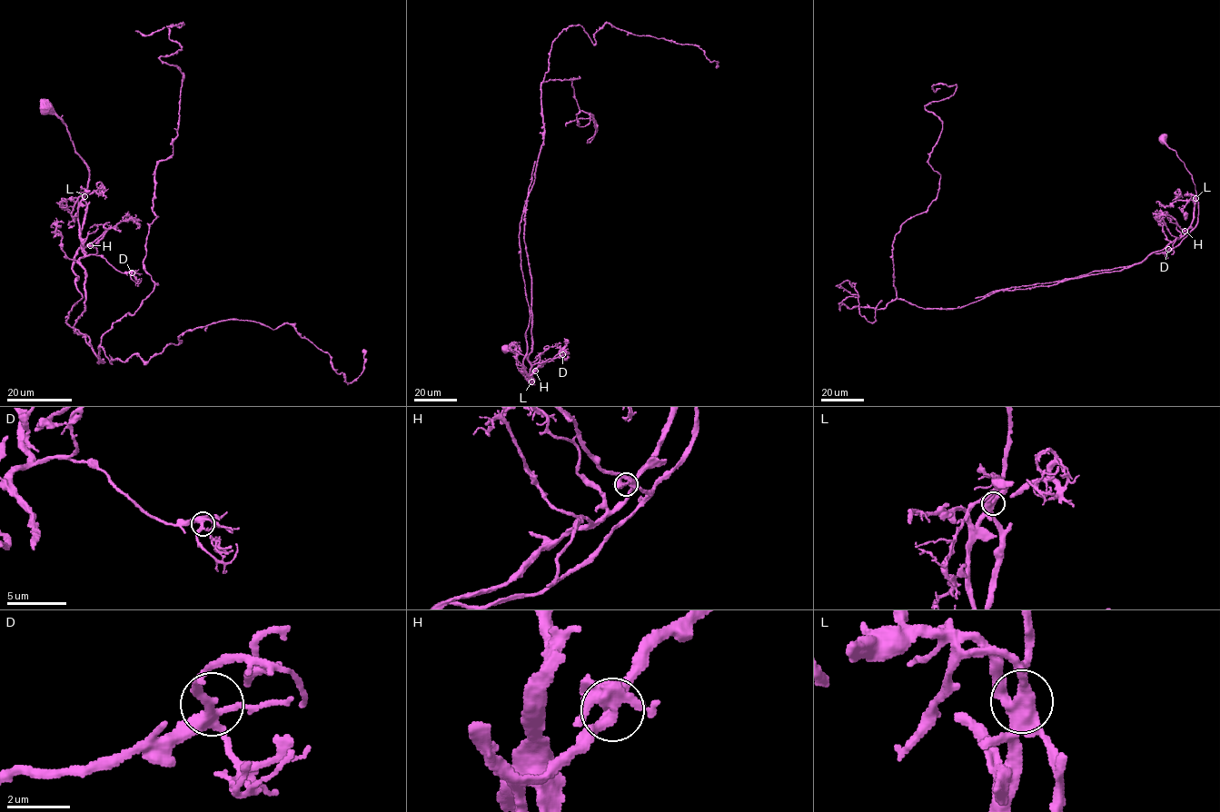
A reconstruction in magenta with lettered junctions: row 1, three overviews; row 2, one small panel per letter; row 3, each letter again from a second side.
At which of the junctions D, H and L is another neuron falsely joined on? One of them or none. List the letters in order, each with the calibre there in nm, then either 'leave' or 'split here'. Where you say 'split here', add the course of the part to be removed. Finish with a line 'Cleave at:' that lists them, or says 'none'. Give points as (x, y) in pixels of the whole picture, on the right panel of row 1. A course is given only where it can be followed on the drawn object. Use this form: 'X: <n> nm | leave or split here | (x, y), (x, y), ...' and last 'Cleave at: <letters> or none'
D: 300 nm | leave
H: 440 nm | leave
L: 400 nm | split here | (1195, 199), (1197, 225), (1169, 251), (1151, 253), (1143, 261), (1128, 266), (1002, 289), (975, 298)
Cleave at: L

